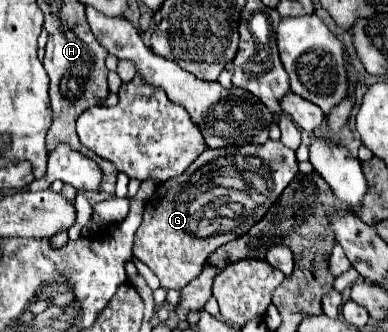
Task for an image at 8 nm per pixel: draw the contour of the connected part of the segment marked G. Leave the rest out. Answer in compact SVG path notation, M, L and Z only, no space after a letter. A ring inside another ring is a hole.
M280 141L270 143L276 145L274 163L258 159L258 167L250 169L244 159L236 159L254 159L258 155L256 145L240 147L238 153L232 155L230 147L206 149L182 175L158 185L156 193L146 201L144 219L134 237L134 257L144 261L156 273L160 287L180 291L196 279L202 273L208 255L220 245L248 233L298 175L296 153Z

